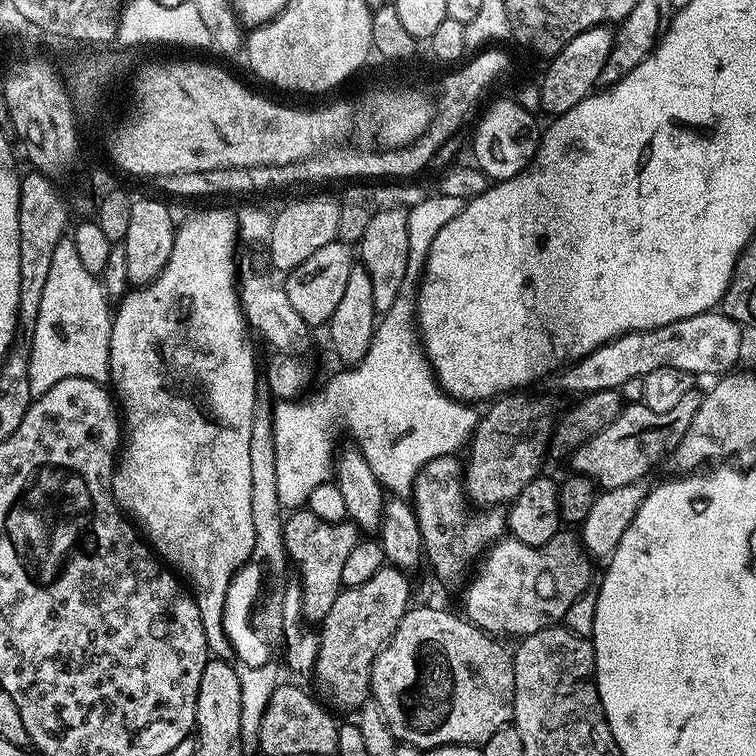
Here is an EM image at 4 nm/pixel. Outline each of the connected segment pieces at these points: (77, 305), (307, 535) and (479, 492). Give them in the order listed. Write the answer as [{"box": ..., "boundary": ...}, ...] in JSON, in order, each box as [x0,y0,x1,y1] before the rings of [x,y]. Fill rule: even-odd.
[{"box":[28,238,114,397],"boundary":[[[71,238],[54,246],[46,286],[42,289],[42,306],[28,353],[28,381],[33,397],[46,394],[62,378],[90,378],[101,382],[110,376],[110,338],[114,308],[104,293],[101,281],[87,272],[78,258]]]},{"box":[283,510,358,622],"boundary":[[[296,510],[283,521],[285,550],[293,565],[300,567],[299,579],[303,585],[303,619],[308,622],[322,622],[334,606],[334,598],[342,590],[342,566],[350,550],[354,550],[358,529],[351,522],[331,524],[324,522],[307,510]]]},{"box":[462,394,558,506],"boundary":[[[508,394],[487,405],[488,413],[481,415],[476,430],[467,445],[468,460],[462,464],[462,479],[467,499],[476,506],[504,506],[516,499],[528,483],[541,471],[540,463],[546,460],[548,440],[558,419],[558,408],[548,400],[531,400],[528,394]]]}]

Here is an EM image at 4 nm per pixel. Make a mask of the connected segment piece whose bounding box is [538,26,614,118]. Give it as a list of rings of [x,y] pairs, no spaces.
[[[608,26],[591,28],[578,34],[578,38],[570,38],[570,42],[562,46],[560,53],[547,61],[548,69],[545,70],[544,77],[539,78],[538,85],[541,109],[545,113],[548,111],[549,117],[562,115],[566,110],[570,110],[570,106],[578,106],[582,98],[592,95],[600,84],[602,66],[606,66],[606,58],[612,49],[613,35],[613,29]]]

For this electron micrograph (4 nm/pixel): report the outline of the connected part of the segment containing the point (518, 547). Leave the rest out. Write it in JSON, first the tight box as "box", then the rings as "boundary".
{"box":[462,531,593,638],"boundary":[[[567,531],[557,532],[554,538],[550,538],[550,542],[542,546],[526,546],[511,538],[497,540],[484,553],[478,567],[471,573],[472,581],[471,576],[467,581],[469,584],[464,592],[464,609],[462,609],[466,619],[496,638],[505,638],[504,636],[523,638],[543,628],[559,625],[570,610],[570,606],[574,606],[576,599],[593,583],[591,564],[593,561],[581,547],[580,540]]]}

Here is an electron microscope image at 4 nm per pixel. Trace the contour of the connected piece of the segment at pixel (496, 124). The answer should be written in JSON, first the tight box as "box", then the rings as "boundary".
{"box":[472,98,541,181],"boundary":[[[515,98],[496,100],[484,113],[479,113],[476,133],[472,136],[472,152],[476,155],[474,164],[485,173],[489,181],[509,180],[528,168],[536,156],[541,133],[536,132],[537,117],[527,112]]]}

